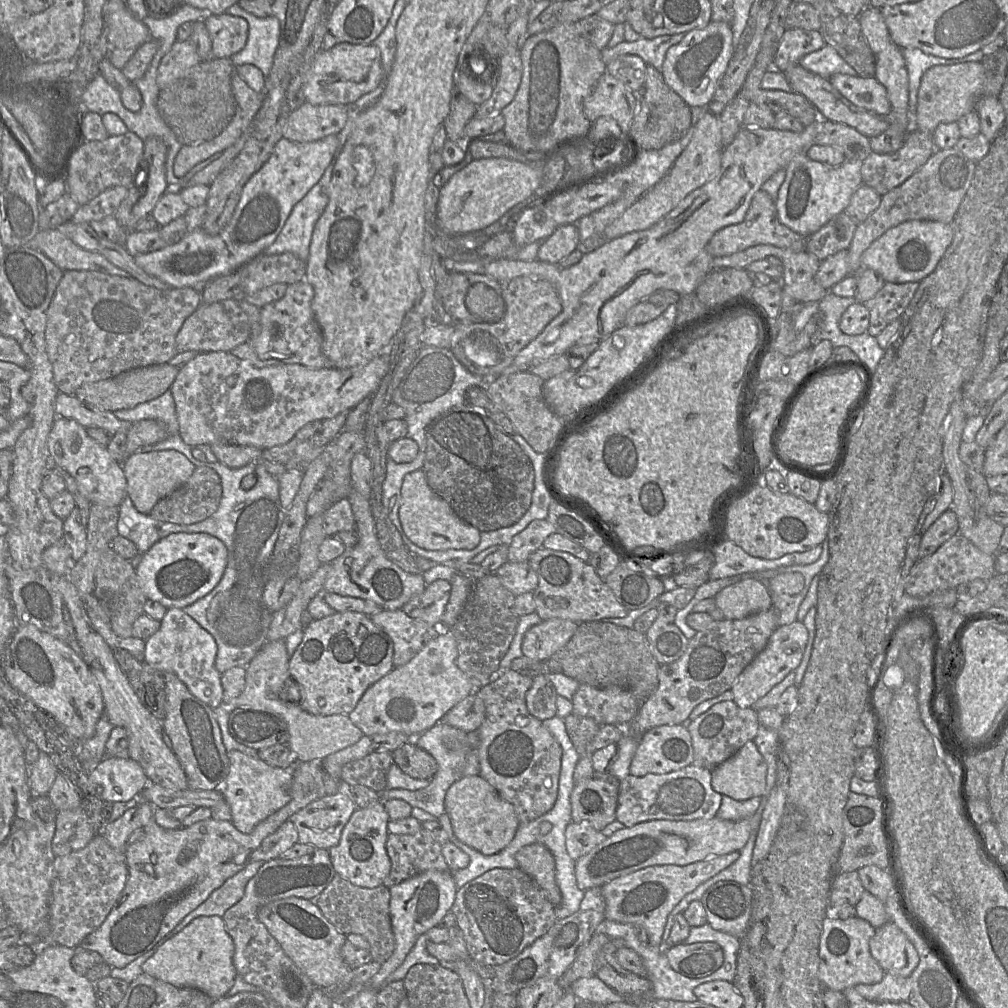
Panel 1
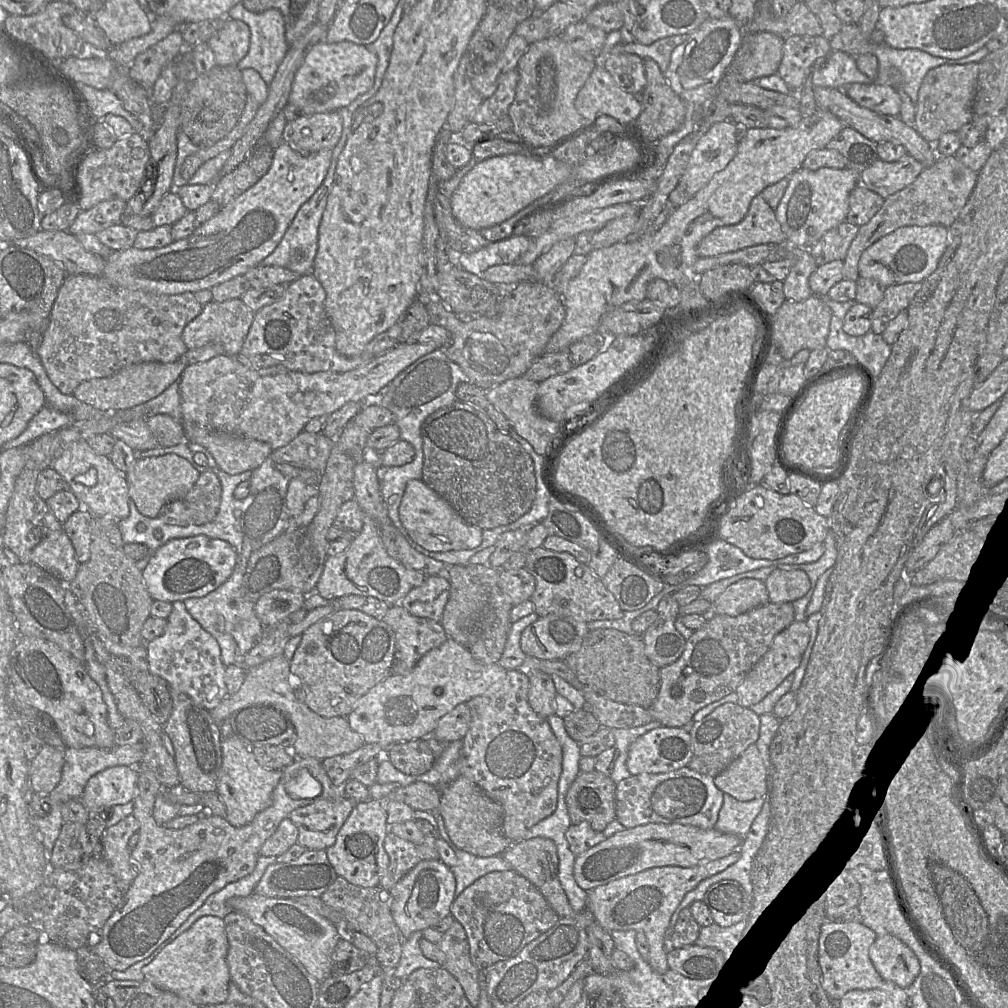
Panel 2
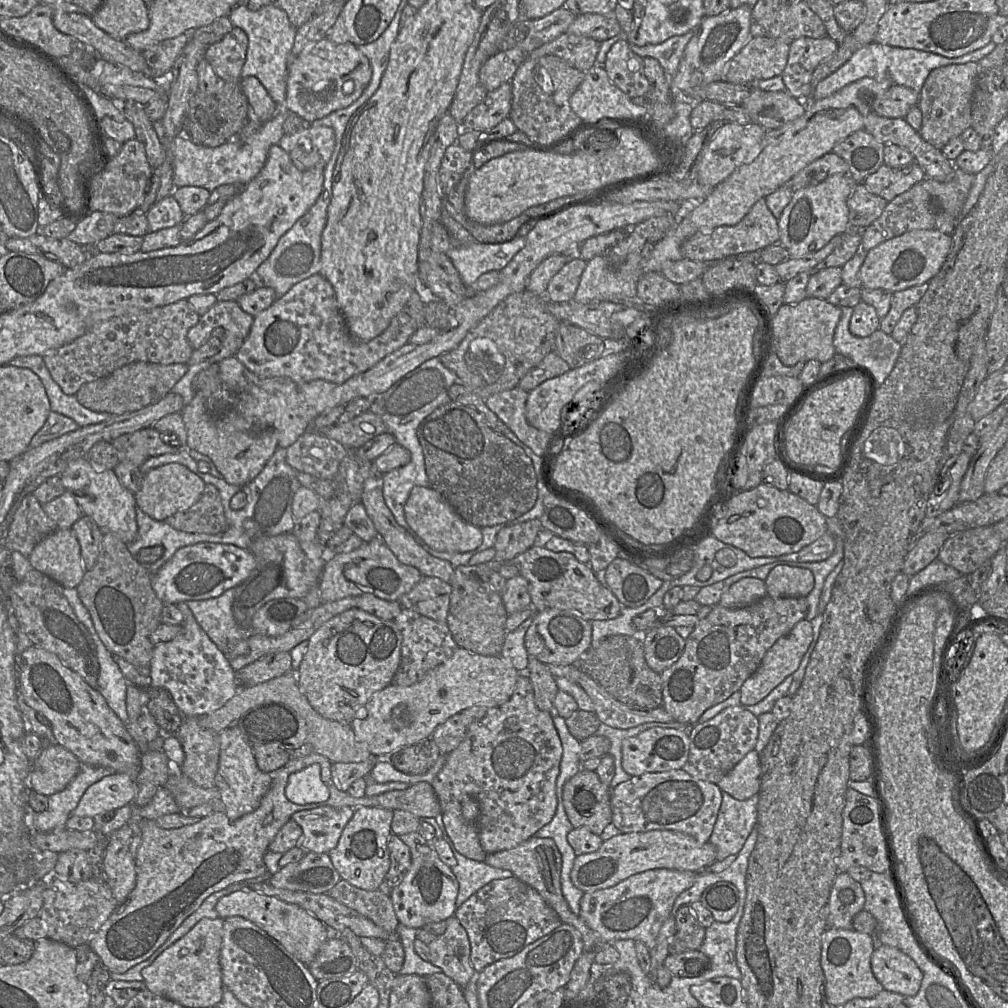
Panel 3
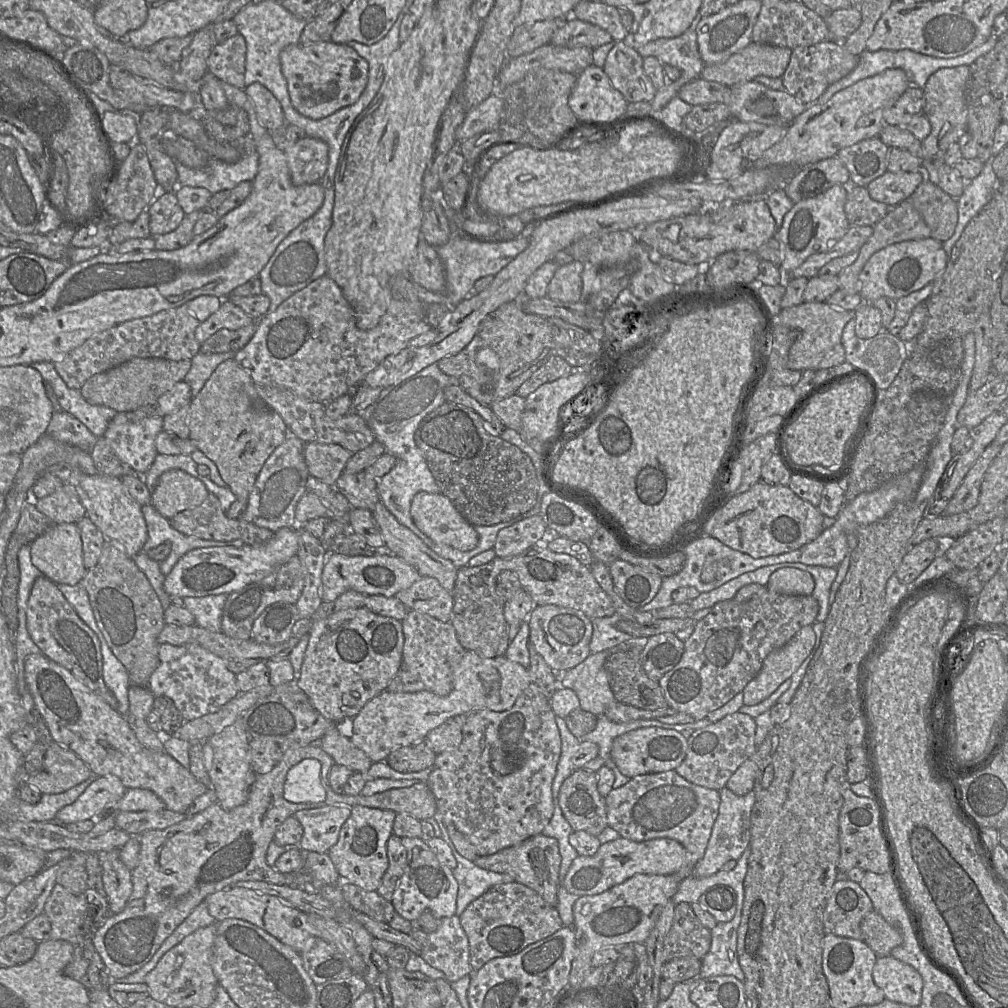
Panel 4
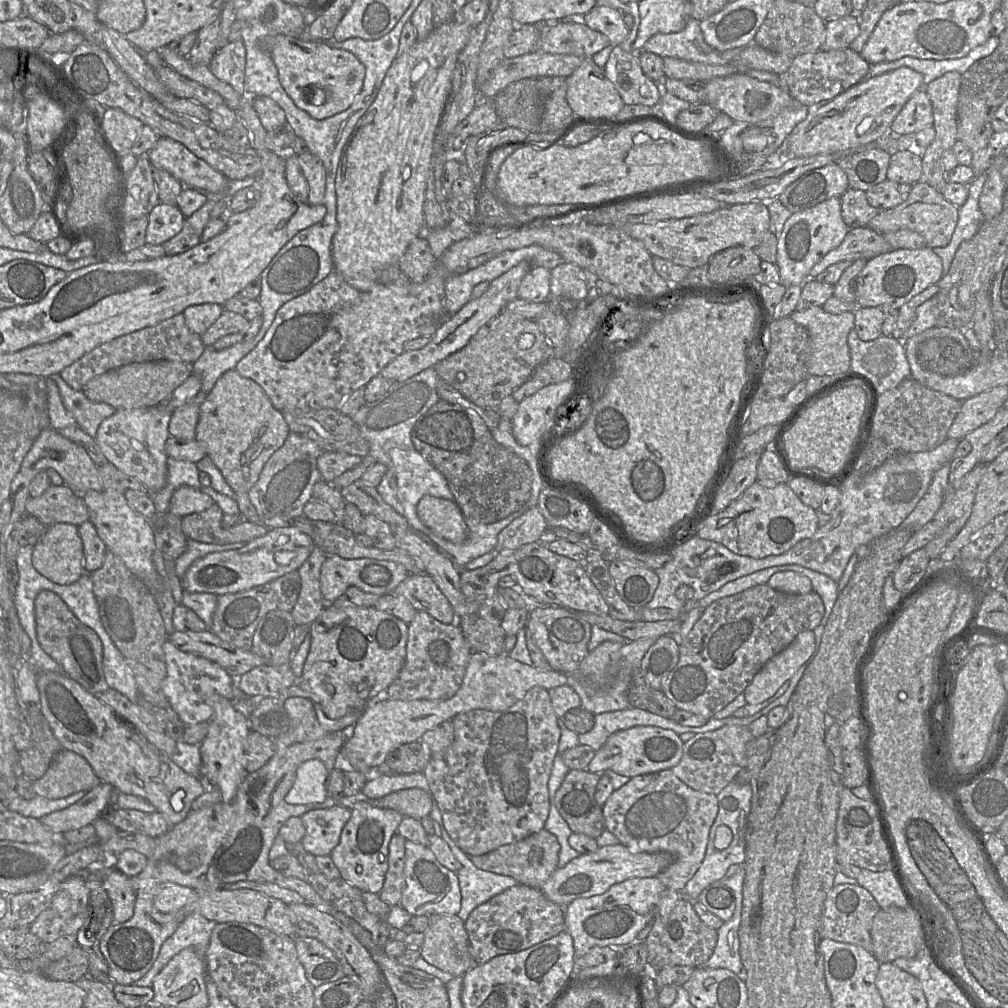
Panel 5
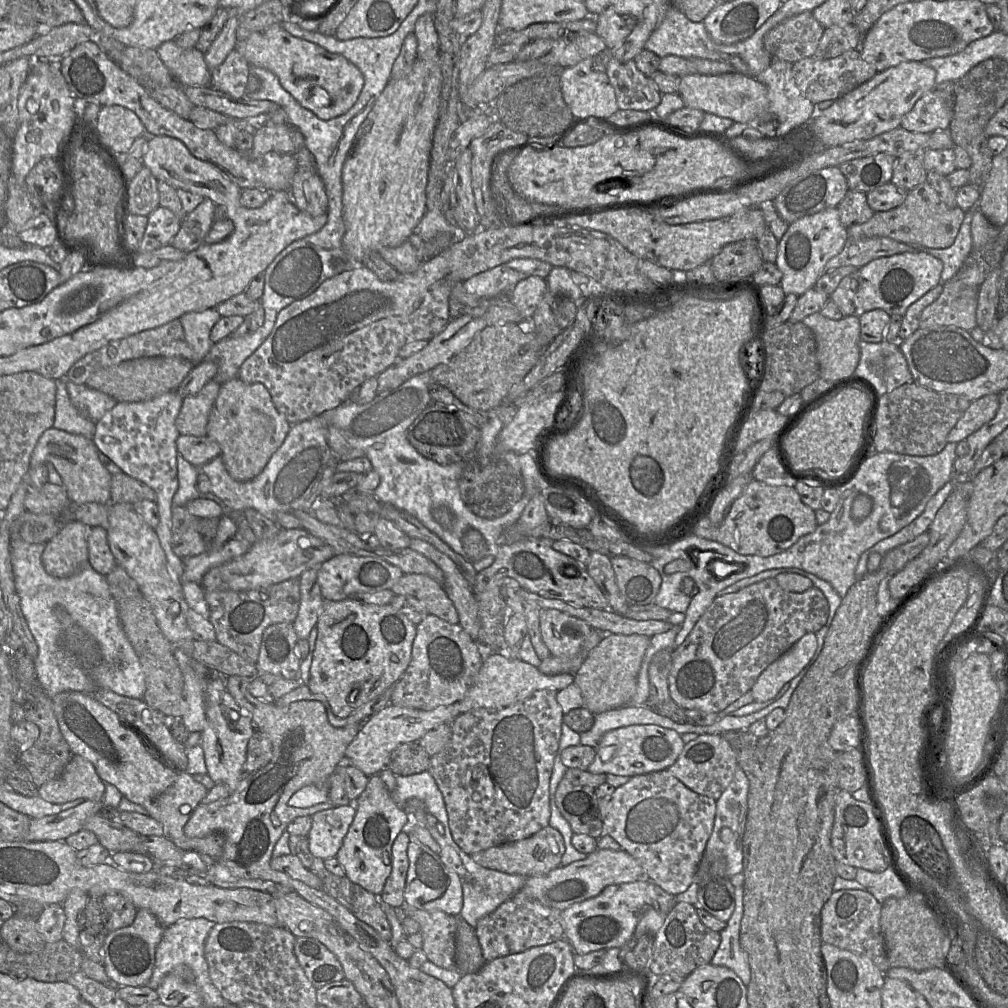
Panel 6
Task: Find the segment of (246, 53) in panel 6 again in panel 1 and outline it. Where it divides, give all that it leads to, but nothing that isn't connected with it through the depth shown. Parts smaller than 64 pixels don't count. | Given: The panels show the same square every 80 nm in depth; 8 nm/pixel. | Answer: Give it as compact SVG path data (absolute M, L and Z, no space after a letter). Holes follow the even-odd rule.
M340 42L316 54L303 87L305 102L312 105L347 106L377 88L382 77L381 51L377 46L372 43Z

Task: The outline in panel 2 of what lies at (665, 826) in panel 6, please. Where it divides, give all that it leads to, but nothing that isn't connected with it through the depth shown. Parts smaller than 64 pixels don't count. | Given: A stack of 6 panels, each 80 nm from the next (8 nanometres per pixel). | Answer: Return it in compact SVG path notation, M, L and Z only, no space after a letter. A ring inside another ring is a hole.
M688 766L665 773L630 775L616 784L615 819L629 829L649 823L679 823L701 829L714 828L723 804L724 793L714 784L714 778L700 774Z

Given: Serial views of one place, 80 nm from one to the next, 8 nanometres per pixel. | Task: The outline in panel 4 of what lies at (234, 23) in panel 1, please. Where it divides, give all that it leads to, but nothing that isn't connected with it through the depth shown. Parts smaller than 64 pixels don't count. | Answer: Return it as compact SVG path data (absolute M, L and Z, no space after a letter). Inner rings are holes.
M238 33L223 43L217 43L207 60L210 73L221 81L238 89L246 88L244 84L246 67L246 41Z

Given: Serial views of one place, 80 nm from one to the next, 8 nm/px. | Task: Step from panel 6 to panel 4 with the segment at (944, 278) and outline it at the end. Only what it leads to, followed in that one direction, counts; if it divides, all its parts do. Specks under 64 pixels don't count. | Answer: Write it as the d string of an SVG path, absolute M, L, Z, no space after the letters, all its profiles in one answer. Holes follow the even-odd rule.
M990 162L984 163L978 176L966 181L963 194L956 199L958 203L958 220L955 230L953 235L942 243L947 257L970 220L988 203L998 182L999 179Z

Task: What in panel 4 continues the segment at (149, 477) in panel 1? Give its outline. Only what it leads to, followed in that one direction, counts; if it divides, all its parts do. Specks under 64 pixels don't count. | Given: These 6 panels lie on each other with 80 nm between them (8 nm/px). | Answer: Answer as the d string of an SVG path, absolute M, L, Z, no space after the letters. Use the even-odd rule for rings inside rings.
M168 470L151 493L151 505L165 518L201 505L209 492L204 483L185 471Z

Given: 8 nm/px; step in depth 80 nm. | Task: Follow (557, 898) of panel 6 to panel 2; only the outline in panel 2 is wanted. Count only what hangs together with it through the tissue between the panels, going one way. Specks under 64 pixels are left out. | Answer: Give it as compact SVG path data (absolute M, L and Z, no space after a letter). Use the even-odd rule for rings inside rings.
M649 823L624 829L576 857L574 879L585 891L653 867L692 867L723 858L739 850L743 838L716 829L679 823Z

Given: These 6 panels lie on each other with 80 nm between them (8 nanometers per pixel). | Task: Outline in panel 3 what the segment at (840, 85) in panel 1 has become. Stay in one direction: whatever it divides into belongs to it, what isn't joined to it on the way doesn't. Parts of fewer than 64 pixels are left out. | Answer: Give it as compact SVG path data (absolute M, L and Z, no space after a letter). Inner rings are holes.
M892 85L882 96L876 98L872 110L887 118L904 118L913 106L918 106L919 93L914 90Z

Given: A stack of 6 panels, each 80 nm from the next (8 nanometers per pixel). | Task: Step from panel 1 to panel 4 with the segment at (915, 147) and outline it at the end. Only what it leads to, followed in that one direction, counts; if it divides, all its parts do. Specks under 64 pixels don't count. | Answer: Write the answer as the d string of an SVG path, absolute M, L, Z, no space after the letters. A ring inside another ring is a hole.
M922 170L912 172L886 171L867 185L874 200L885 203L890 208L908 199L926 179Z

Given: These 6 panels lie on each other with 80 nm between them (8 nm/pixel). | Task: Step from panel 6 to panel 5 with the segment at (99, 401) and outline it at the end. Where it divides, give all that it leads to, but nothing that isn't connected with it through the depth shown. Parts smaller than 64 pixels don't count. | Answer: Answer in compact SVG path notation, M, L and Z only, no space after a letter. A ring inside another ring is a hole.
M53 374L50 378L58 387L65 409L85 433L95 438L100 423L113 415L116 409L109 404L89 400L81 390L70 387L60 374Z

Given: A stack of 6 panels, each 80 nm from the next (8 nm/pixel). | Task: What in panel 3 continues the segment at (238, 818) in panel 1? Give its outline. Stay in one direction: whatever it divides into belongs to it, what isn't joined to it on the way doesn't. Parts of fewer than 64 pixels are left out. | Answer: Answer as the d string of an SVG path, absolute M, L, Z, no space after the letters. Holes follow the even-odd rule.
M236 724L221 731L219 740L220 756L215 776L215 788L220 792L225 805L225 814L230 820L236 820L259 806L270 788L272 778L270 773L258 768L252 746Z

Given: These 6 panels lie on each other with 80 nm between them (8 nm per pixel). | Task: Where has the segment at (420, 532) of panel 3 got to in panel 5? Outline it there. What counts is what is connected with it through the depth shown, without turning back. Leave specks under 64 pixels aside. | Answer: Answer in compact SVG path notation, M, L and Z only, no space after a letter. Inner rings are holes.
M424 496L417 504L417 515L440 538L454 544L462 544L468 539L469 529L454 501Z

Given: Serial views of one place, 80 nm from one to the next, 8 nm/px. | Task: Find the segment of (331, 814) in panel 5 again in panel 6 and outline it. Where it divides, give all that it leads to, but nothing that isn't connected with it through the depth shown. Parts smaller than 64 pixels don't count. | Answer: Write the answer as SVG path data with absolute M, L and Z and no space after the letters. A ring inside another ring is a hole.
M355 805L332 807L311 816L312 825L307 835L309 850L318 858L337 855L355 816Z

